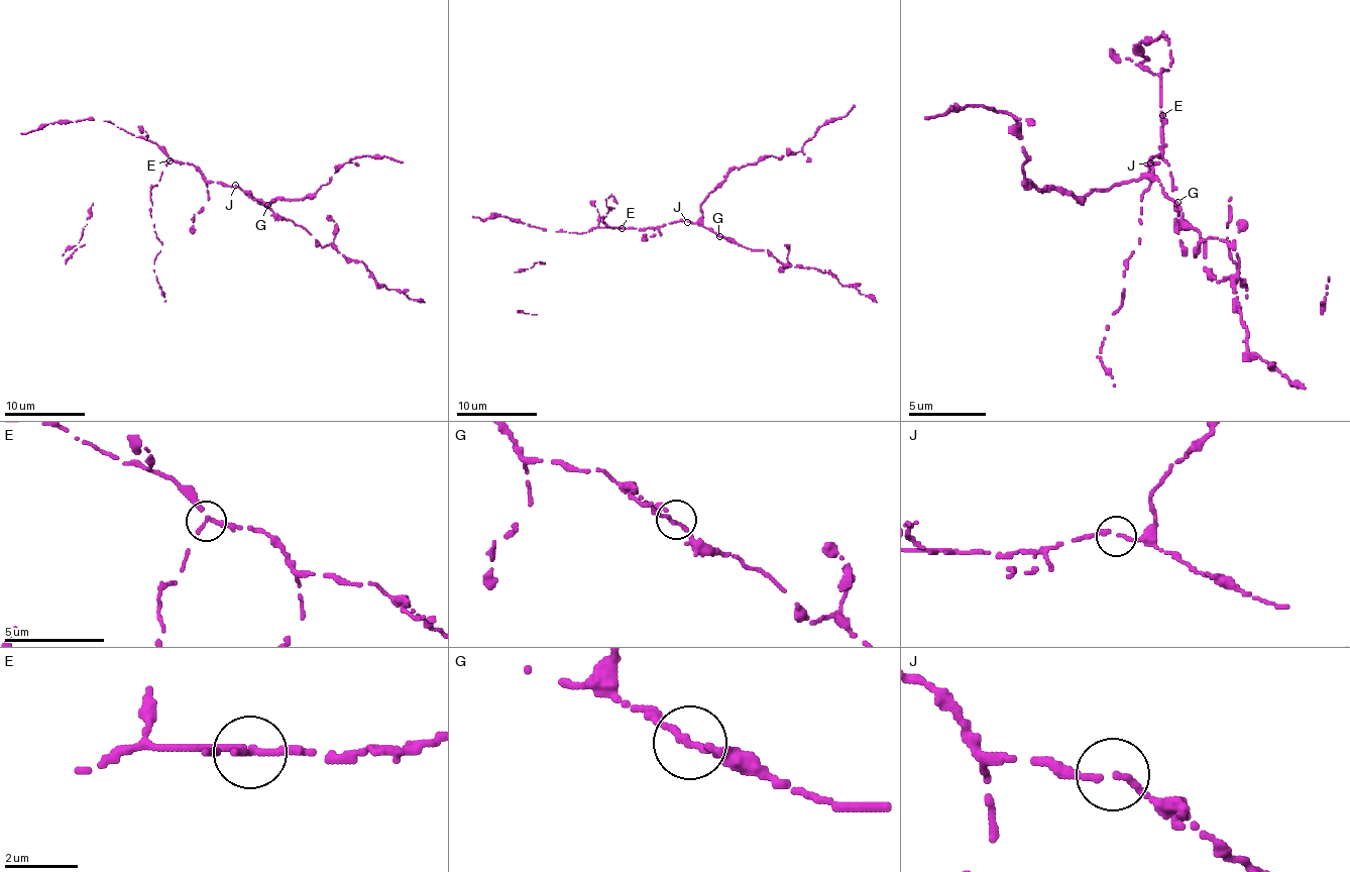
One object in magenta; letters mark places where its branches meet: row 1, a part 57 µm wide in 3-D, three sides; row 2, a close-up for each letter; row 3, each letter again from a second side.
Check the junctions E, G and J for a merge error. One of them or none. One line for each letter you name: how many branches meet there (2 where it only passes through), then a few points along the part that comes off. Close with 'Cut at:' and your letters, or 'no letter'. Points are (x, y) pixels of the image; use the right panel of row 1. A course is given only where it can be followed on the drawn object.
E: branches 2; course (1161, 116), (1161, 154), (1150, 175), (1134, 252), (1123, 276), (1119, 307), (1099, 350), (1115, 385)
Cut at: E

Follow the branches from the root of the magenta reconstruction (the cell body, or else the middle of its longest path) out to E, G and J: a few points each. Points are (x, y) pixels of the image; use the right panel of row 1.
E: (1161, 151), (1161, 127), (1165, 123), (1161, 116)
G: (1161, 151), (1146, 162), (1150, 162), (1154, 175), (1161, 182), (1161, 190), (1177, 202)
J: (1161, 151), (1146, 162), (1150, 162)

